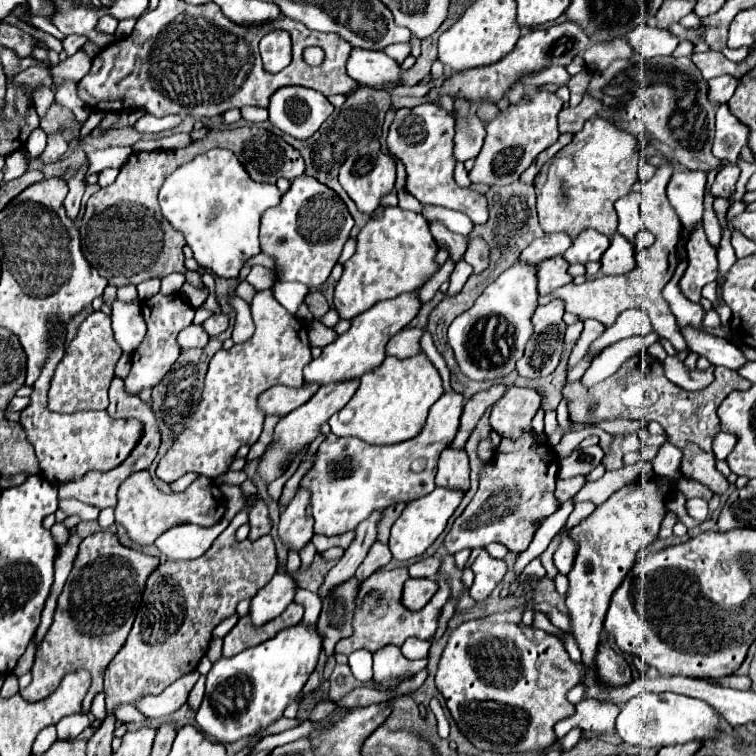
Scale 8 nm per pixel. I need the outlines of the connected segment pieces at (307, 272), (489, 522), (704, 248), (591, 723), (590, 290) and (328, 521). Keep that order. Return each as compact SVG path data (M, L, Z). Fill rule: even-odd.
M301 176L291 182L291 188L277 206L263 212L259 240L261 250L277 260L279 280L301 282L309 288L317 288L325 284L337 264L351 228L353 218L343 200L331 188L325 188L325 184Z
M523 432L517 440L503 436L493 462L483 464L479 472L477 494L445 536L447 552L455 554L463 548L485 548L491 542L507 546L509 552L527 550L539 522L559 508L553 494L557 470L559 466L553 448L537 444L529 432Z
M703 222L695 224L687 240L687 270L679 280L681 292L691 300L701 300L701 288L717 278L717 248L713 248L703 232Z
M581 700L575 704L575 714L559 720L553 726L553 732L557 740L561 740L573 726L581 728L583 732L609 732L617 712L619 708L613 708L613 704L593 704L591 700Z
M671 164L657 166L653 178L649 178L643 184L643 188L641 188L641 196L643 196L641 198L641 218L643 218L645 226L655 234L655 242L651 246L647 246L647 248L636 252L636 266L629 274L625 274L625 276L601 276L597 280L587 280L581 286L565 284L565 286L553 290L551 294L538 298L538 305L545 305L549 300L559 298L565 304L567 312L577 314L583 320L585 318L595 318L595 320L599 320L607 328L625 310L641 310L641 312L647 314L647 318L653 324L653 330L661 338L667 338L675 346L677 352L685 350L687 342L685 342L683 334L677 328L675 316L671 313L667 300L661 294L661 290L671 280L671 276L675 272L675 266L677 266L675 244L677 244L679 232L681 232L681 222L679 222L677 214L673 212L673 208L671 208L671 204L667 200L667 194L665 194L665 188L667 188L667 182L669 182L671 174L673 174L673 166ZM654 310L668 310L668 312L656 312Z
M455 390L443 392L443 396L431 406L431 412L427 416L423 430L415 438L393 444L393 446L371 446L359 438L339 438L335 434L329 434L325 438L325 442L319 446L313 468L301 480L301 484L311 490L315 534L337 536L337 534L355 530L357 524L375 510L385 510L387 506L397 504L397 502L411 502L415 498L421 498L425 494L433 492L437 460L439 460L439 454L453 442L453 438L457 434L459 418L463 412L463 402L465 402L465 398L459 392L455 392Z

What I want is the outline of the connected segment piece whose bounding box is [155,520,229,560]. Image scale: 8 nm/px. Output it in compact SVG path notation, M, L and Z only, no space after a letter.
M221 520L209 528L191 526L191 524L177 526L177 528L167 530L165 534L161 534L155 540L155 546L161 550L163 558L193 560L193 558L199 558L205 550L209 550L213 540L219 536L219 532L223 532L227 528L227 524L229 524L227 520Z

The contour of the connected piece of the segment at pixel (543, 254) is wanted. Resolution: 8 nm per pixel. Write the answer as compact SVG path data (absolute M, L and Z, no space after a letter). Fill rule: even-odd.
M555 232L555 234L545 234L543 238L533 240L523 252L521 252L521 260L529 262L529 264L539 264L545 258L553 258L553 256L561 256L565 254L565 250L573 244L573 238L569 234L563 232Z

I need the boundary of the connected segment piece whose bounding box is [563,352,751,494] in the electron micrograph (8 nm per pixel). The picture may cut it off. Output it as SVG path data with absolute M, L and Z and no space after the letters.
M639 352L631 356L611 378L585 388L579 380L565 382L563 398L567 400L569 420L573 422L591 422L599 424L603 420L655 420L667 432L669 440L683 452L681 474L693 478L715 494L723 494L729 488L729 482L715 468L715 456L711 450L713 436L719 432L717 406L733 392L741 388L749 388L749 380L739 376L737 372L729 372L729 368L715 368L715 382L699 392L687 392L673 382L669 382L663 374L663 366L659 360L649 356L647 352Z

